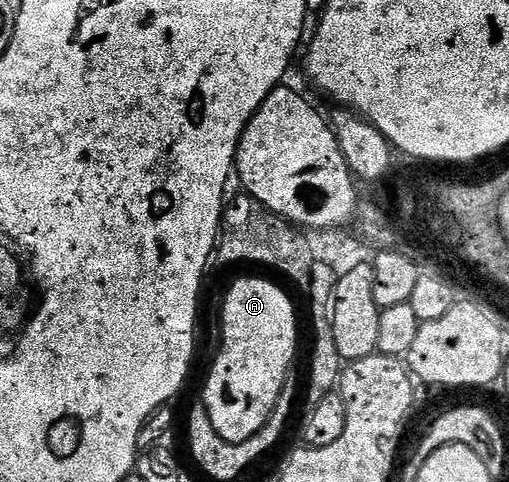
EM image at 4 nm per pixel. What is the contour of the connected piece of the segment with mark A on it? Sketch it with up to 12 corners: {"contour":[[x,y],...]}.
{"contour":[[247,276],[223,300],[201,402],[245,442],[283,393],[295,304]]}

